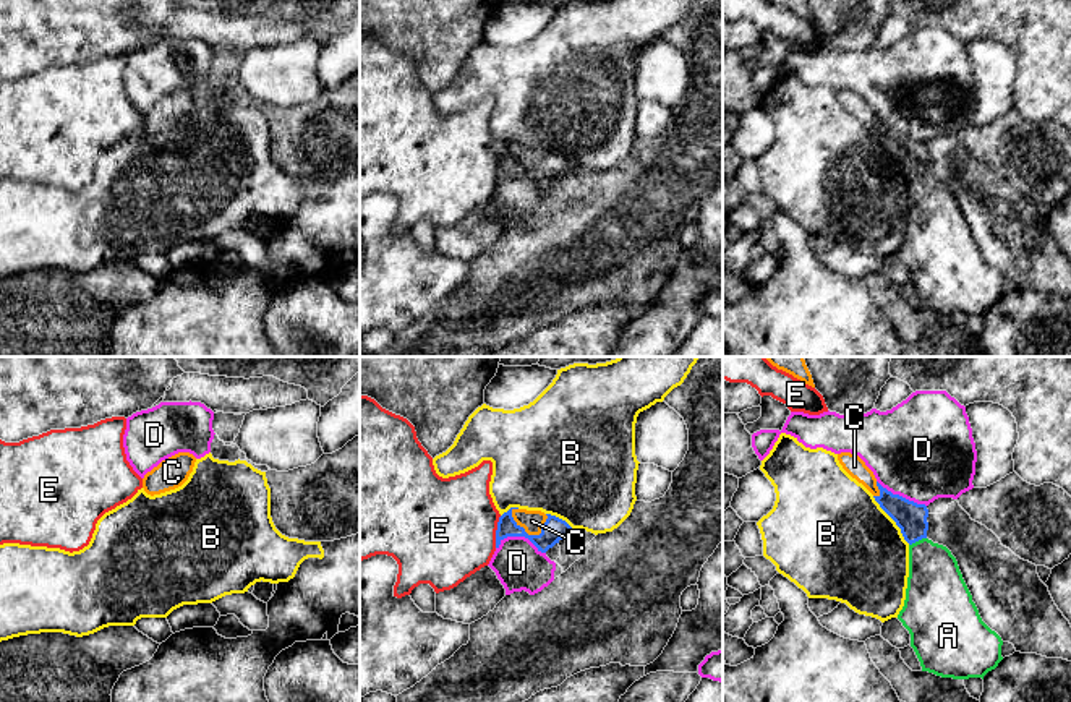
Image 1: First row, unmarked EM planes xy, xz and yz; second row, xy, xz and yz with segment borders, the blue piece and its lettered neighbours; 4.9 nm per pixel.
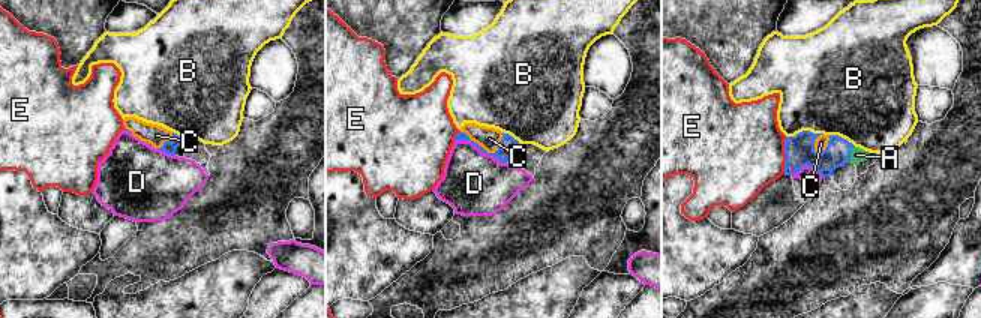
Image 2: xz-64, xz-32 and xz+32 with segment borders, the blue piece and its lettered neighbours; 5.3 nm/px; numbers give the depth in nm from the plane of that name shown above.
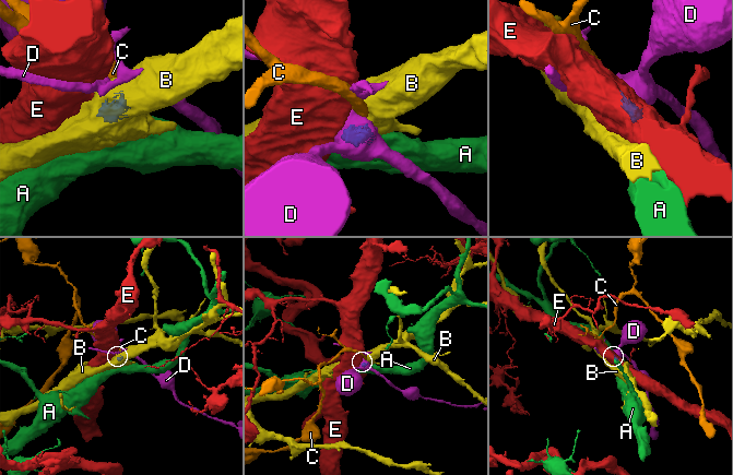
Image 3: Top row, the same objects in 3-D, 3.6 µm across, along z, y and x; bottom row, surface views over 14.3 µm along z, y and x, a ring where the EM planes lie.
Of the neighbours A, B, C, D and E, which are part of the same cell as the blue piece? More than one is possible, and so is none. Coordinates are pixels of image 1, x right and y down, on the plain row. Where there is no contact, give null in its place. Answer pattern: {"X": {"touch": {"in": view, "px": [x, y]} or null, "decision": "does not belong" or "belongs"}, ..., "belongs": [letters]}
{"A": {"touch": {"in": "yz", "px": [917, 177]}, "decision": "belongs"}, "B": {"touch": {"in": "yz", "px": [893, 156]}, "decision": "does not belong"}, "C": {"touch": {"in": "xz", "px": [524, 166]}, "decision": "belongs"}, "D": {"touch": {"in": "xz", "px": [520, 172]}, "decision": "does not belong"}, "E": {"touch": {"in": "xz", "px": [496, 169]}, "decision": "does not belong"}, "belongs": ["A", "C"]}

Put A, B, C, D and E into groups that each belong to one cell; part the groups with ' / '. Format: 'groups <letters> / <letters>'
groups A C / B / D / E

